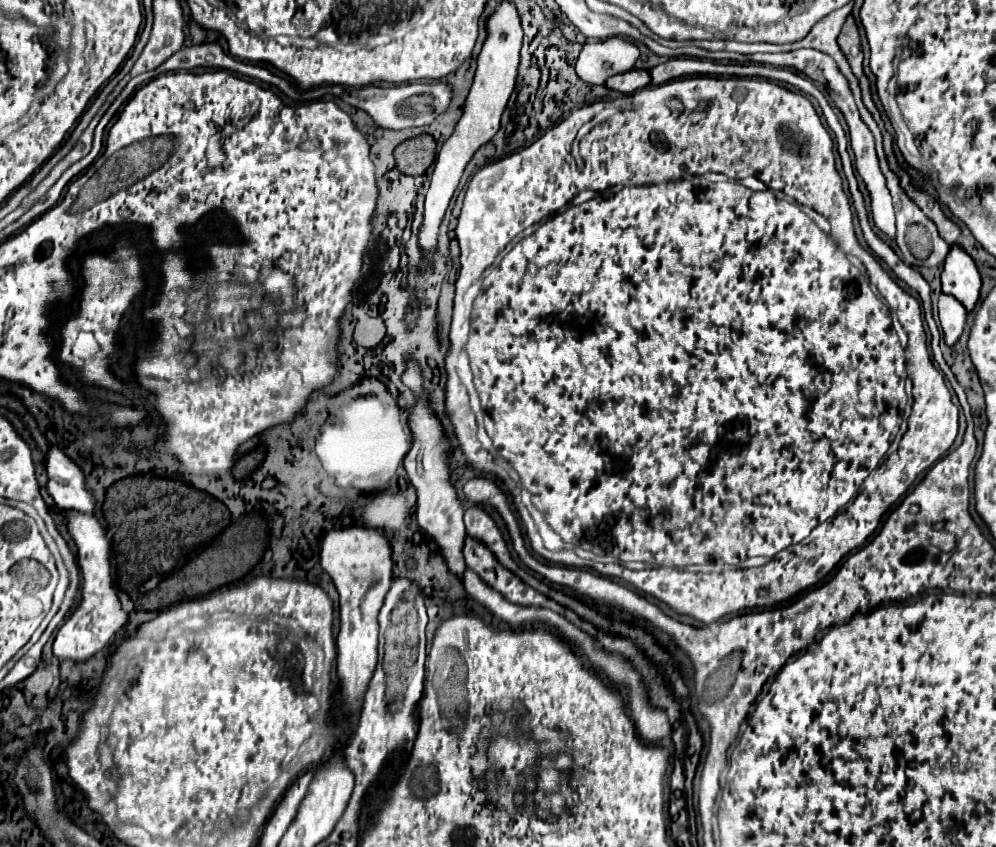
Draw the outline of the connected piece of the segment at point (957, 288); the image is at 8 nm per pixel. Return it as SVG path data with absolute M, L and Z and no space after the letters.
M954 244L942 270L942 292L954 296L966 310L972 310L980 294L980 274L974 260L960 244Z

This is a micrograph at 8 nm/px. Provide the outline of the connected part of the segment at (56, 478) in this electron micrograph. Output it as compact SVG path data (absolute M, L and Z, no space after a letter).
M52 448L46 458L48 492L54 502L64 510L82 514L94 512L94 496L84 484L84 472L58 448Z

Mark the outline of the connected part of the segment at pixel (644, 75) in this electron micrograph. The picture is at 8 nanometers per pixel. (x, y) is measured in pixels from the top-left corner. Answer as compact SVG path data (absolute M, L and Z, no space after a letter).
M630 70L630 72L624 72L620 76L612 76L612 80L608 80L606 88L618 90L622 94L632 94L640 88L646 88L648 84L650 84L650 72L648 70Z

